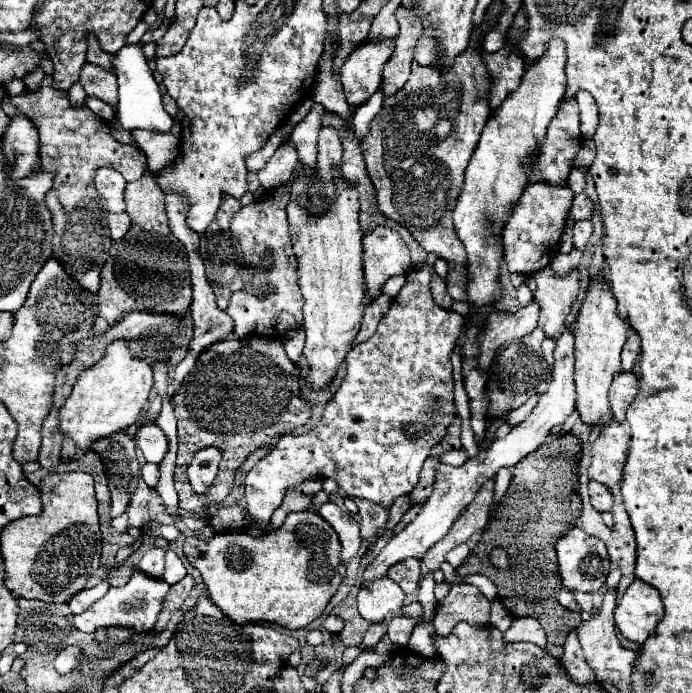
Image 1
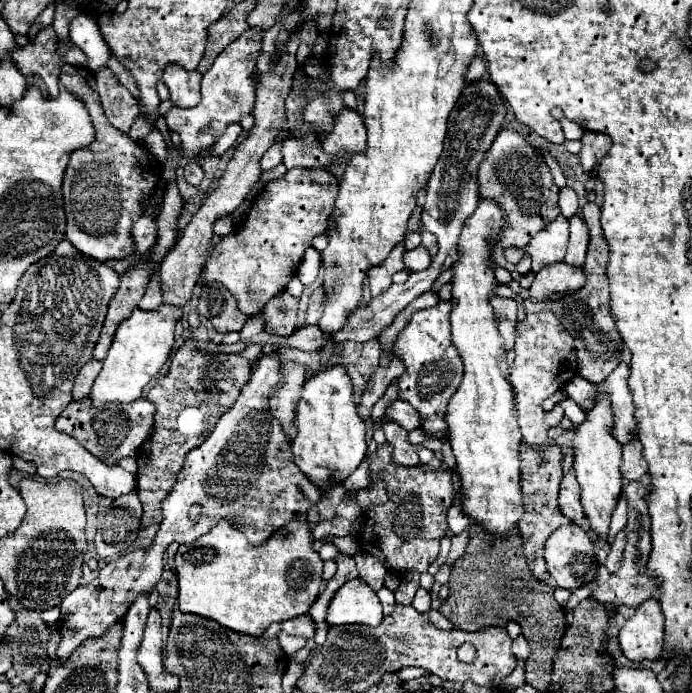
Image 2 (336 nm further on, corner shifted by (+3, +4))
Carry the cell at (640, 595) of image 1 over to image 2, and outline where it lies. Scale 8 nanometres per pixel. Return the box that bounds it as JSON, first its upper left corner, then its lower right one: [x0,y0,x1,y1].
[619,599,665,659]

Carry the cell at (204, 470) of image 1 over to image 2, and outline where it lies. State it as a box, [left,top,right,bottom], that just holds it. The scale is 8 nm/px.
[155,353,319,545]

